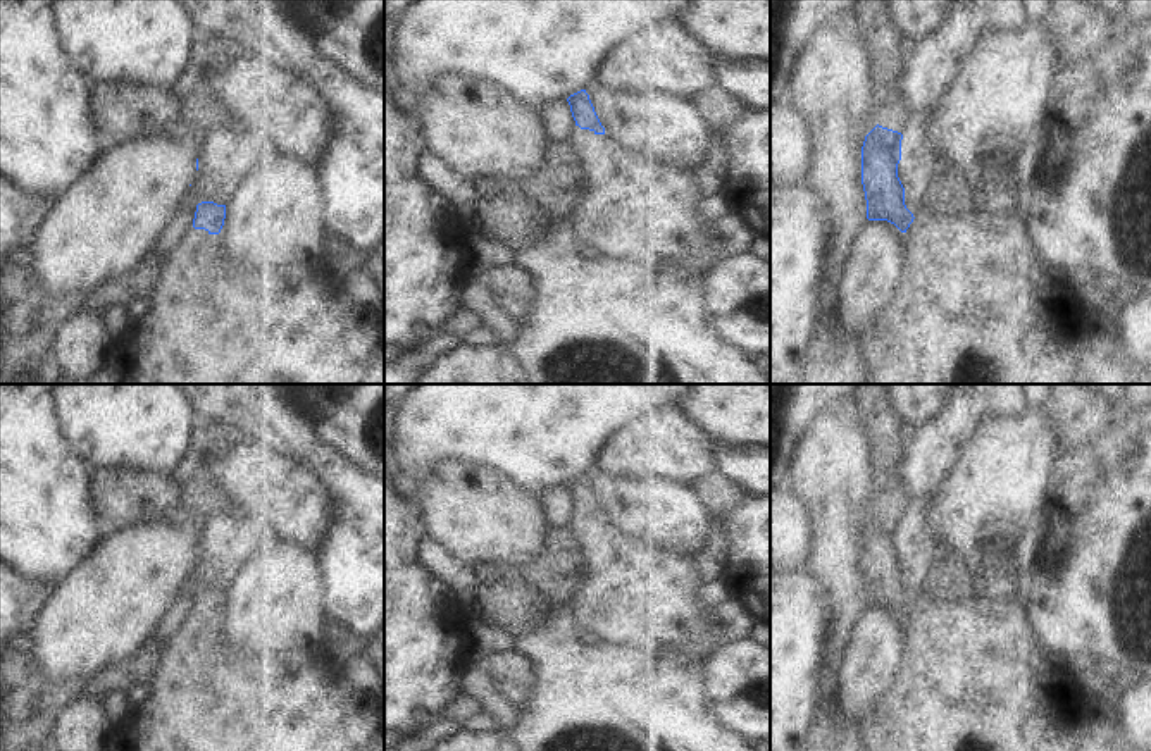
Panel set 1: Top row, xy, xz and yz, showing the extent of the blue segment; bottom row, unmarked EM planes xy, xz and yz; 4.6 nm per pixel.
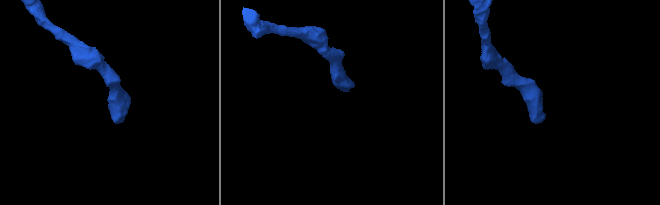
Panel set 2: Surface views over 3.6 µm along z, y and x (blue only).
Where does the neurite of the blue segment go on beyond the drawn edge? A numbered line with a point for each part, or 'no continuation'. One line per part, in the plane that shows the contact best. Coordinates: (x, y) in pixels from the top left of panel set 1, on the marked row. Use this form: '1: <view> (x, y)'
1: yz (972, 307)

